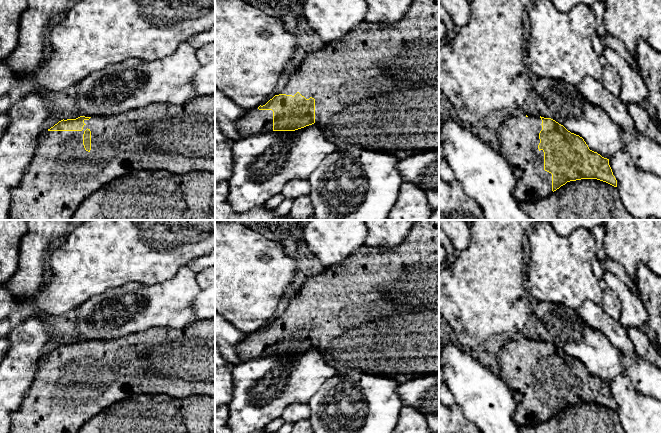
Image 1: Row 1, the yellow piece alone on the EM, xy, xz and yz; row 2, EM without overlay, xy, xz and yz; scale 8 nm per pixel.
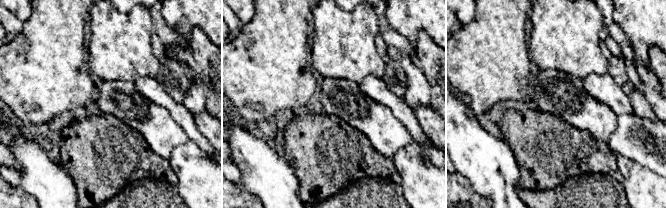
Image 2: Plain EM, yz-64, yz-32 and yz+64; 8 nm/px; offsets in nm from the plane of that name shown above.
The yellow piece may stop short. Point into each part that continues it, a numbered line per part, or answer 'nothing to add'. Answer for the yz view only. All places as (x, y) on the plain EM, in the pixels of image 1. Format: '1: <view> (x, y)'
1: yz (519, 359)

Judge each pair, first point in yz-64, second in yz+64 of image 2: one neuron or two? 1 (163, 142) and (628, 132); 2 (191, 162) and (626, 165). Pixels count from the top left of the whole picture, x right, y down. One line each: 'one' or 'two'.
1: two
2: one

